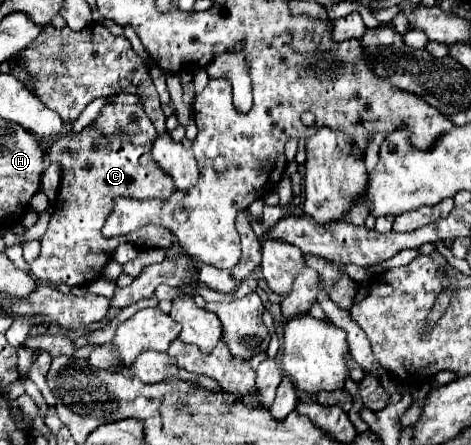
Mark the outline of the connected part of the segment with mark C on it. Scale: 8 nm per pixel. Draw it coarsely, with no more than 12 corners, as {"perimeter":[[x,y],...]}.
{"perimeter":[[107,103],[61,155],[63,177],[29,271],[49,285],[101,277],[117,197],[169,197],[141,103]]}

